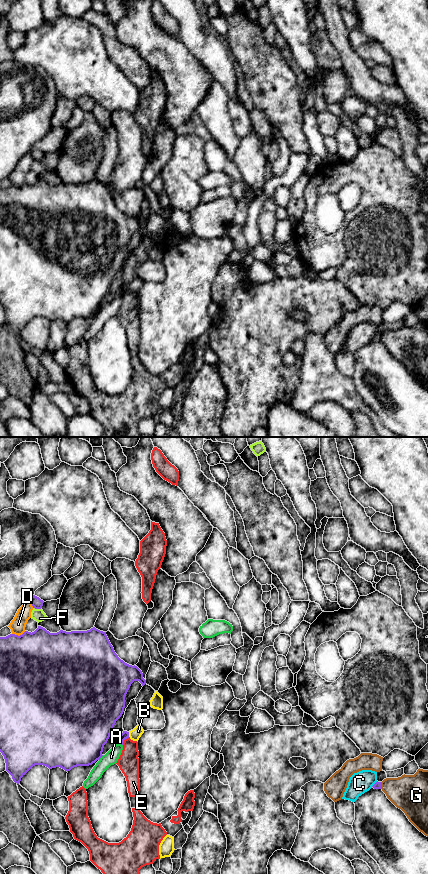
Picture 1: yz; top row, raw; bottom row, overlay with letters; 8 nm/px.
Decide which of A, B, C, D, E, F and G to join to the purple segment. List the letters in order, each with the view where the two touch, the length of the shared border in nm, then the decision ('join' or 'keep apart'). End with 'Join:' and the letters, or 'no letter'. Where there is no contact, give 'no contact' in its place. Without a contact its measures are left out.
A: yz | 60 nm | keep apart
B: yz | 40 nm | join
C: yz | 70 nm | keep apart
D: yz | 110 nm | keep apart
E: yz | 90 nm | keep apart
F: yz | 70 nm | keep apart
G: yz | 60 nm | keep apart
Join: B

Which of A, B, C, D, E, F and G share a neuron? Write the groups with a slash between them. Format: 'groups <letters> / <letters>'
groups A / B / C / D / E / F / G

